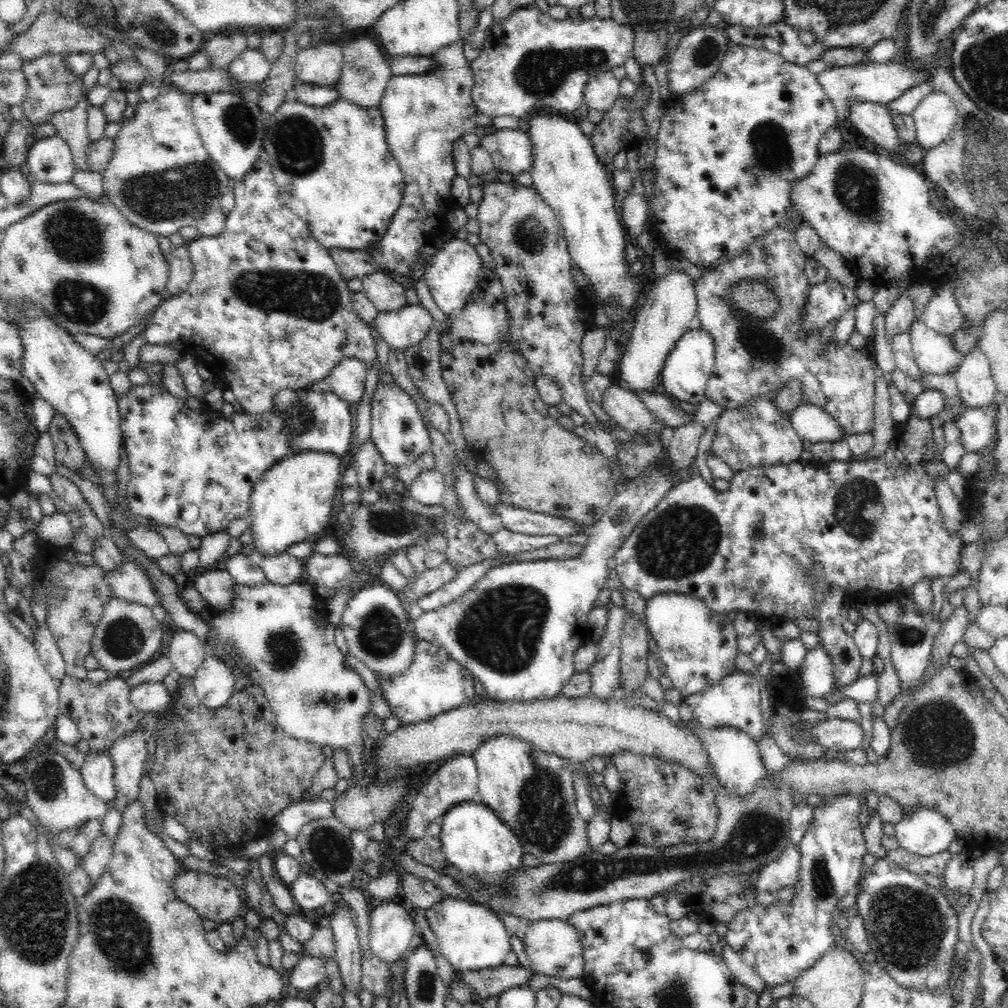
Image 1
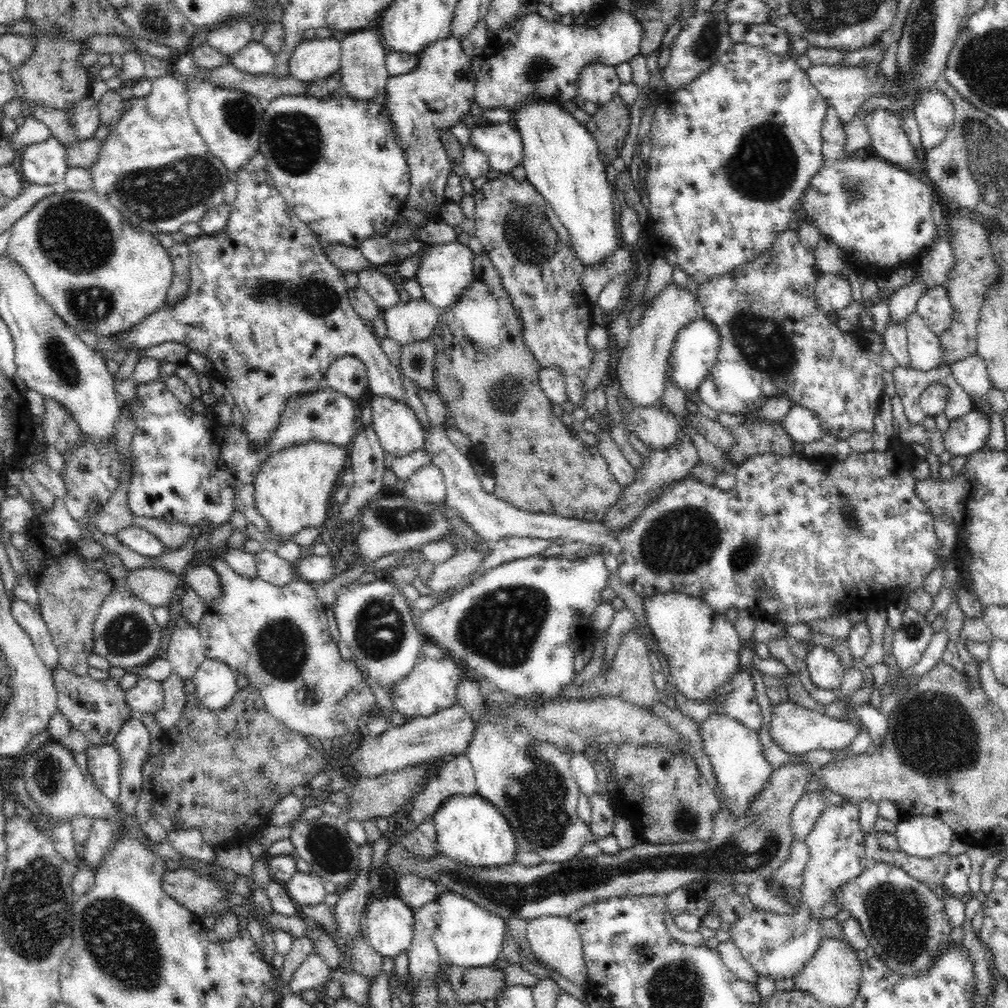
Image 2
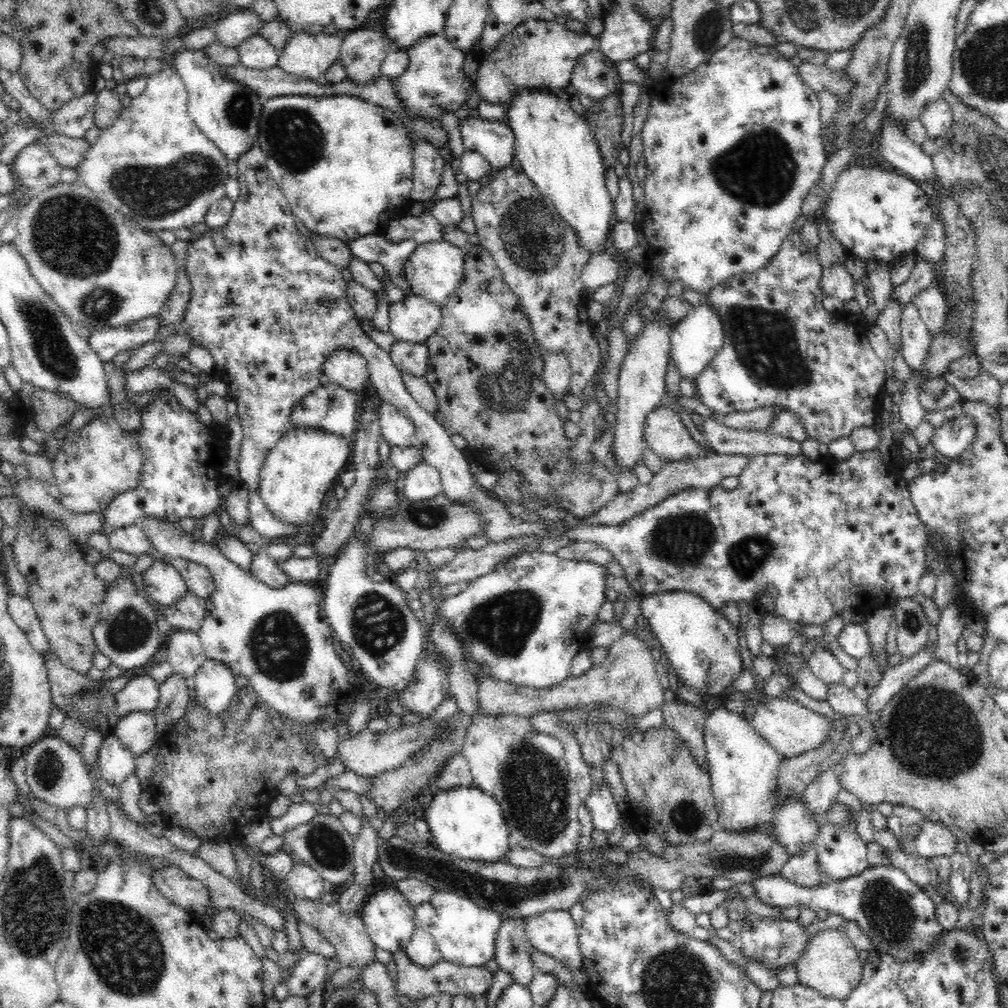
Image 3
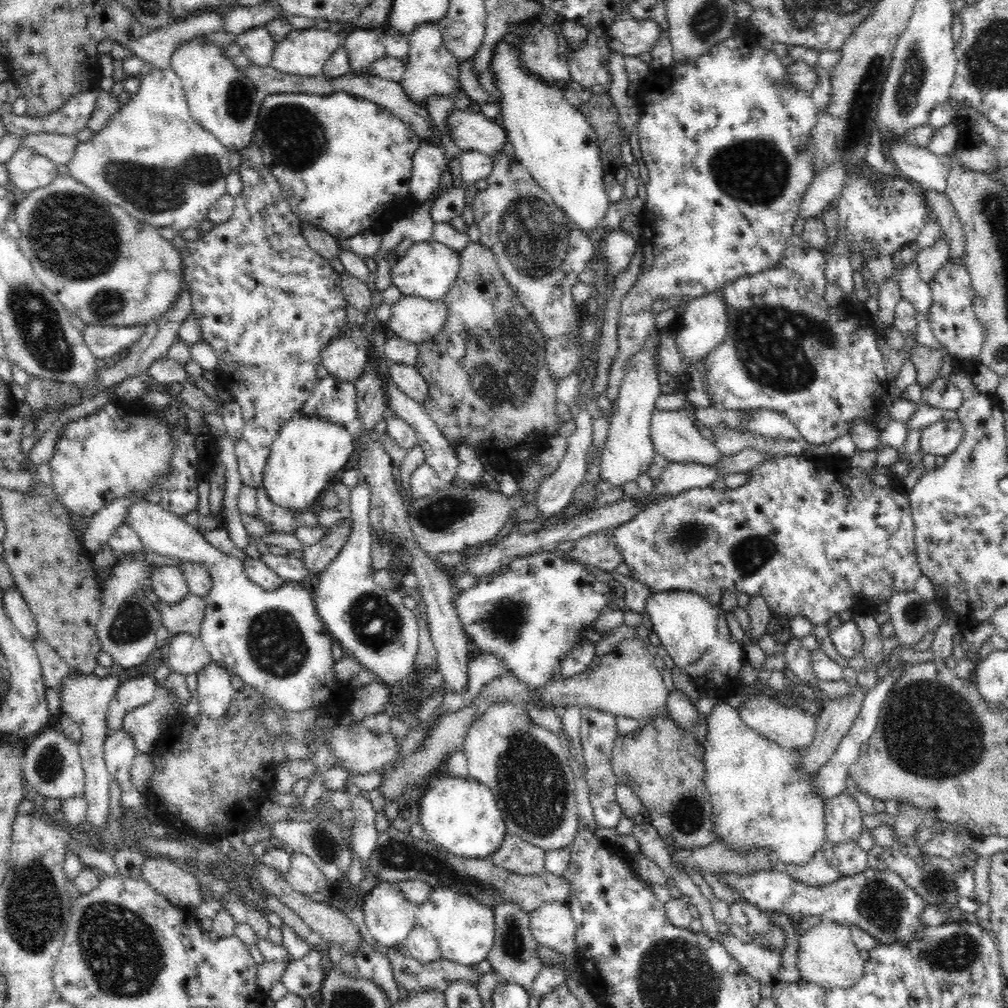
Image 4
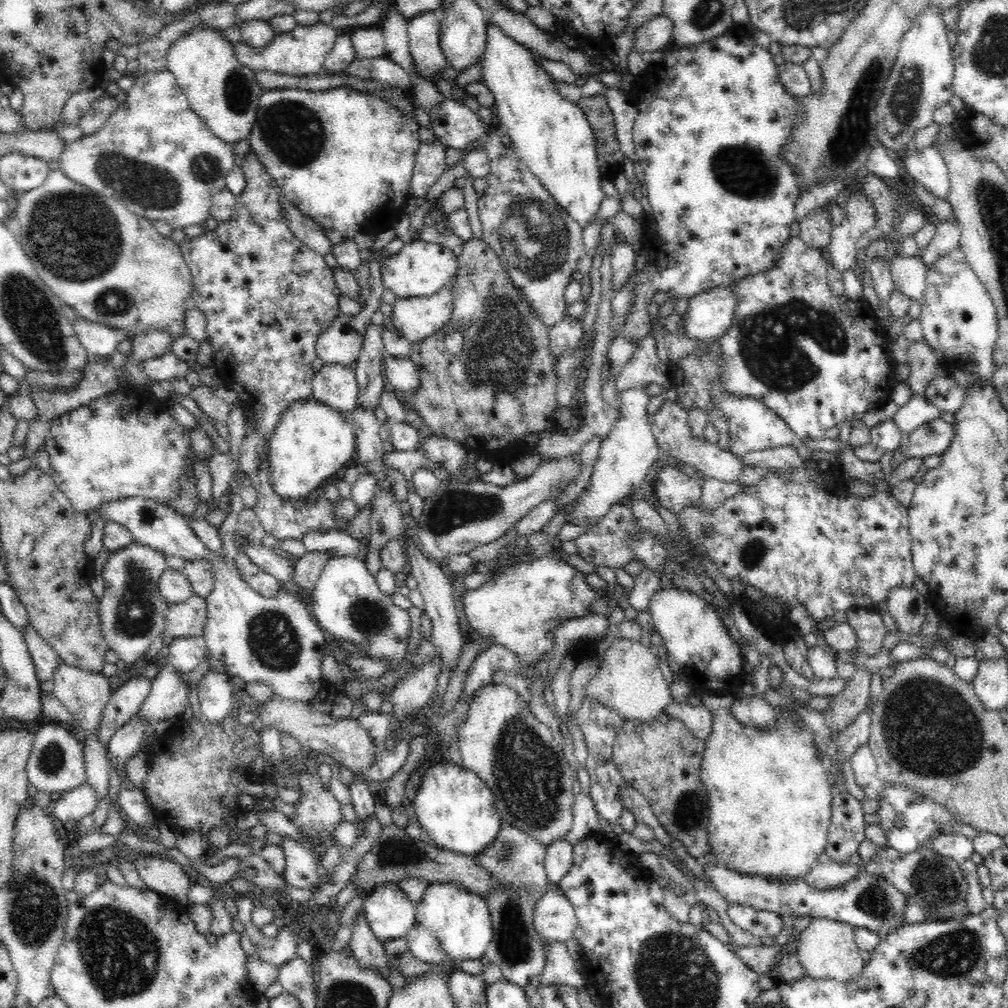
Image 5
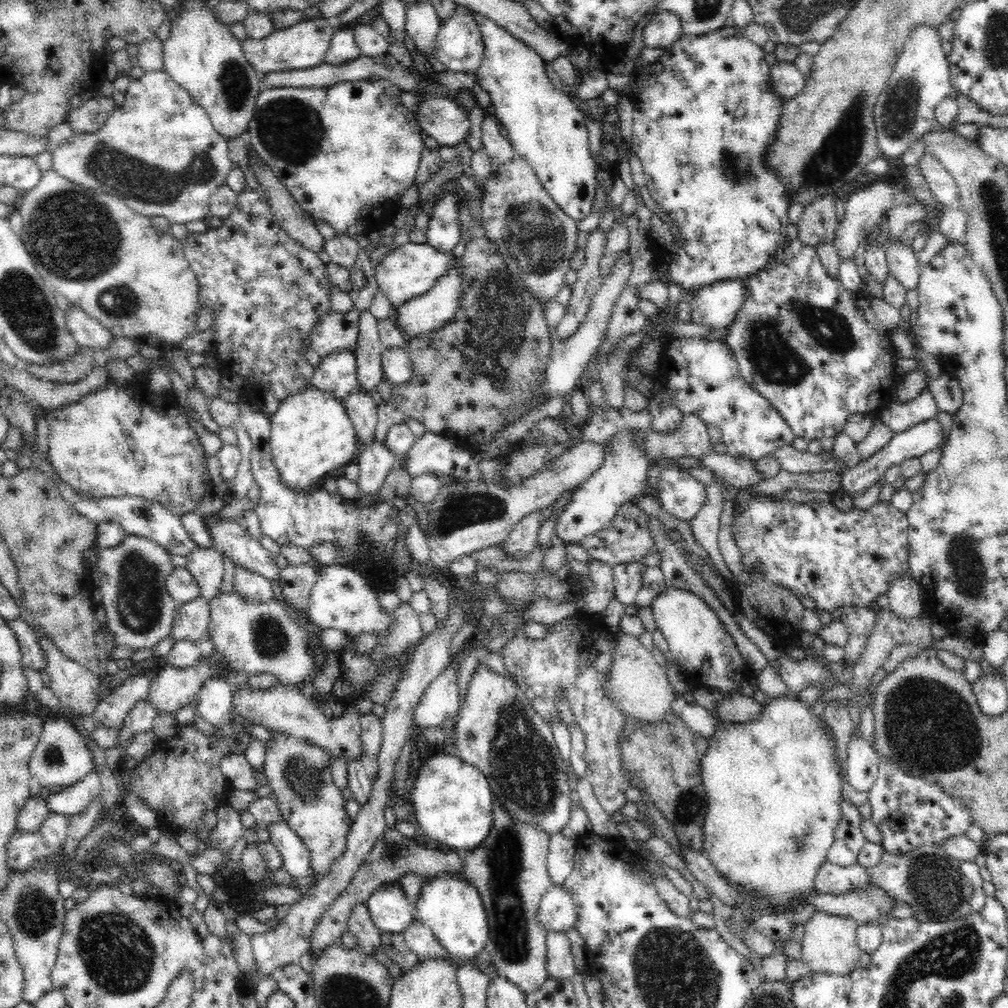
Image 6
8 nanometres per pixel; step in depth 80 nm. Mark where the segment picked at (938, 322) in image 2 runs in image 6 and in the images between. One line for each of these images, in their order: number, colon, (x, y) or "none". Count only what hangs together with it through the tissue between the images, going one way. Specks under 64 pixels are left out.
3: (930, 302)
4: (913, 289)
5: (908, 274)
6: (902, 262)

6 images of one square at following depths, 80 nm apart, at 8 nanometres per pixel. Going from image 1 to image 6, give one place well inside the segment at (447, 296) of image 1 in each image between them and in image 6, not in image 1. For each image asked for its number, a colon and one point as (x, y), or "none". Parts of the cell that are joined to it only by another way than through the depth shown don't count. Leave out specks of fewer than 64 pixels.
2: (444, 271)
3: (434, 271)
4: (428, 269)
5: (420, 269)
6: (408, 271)

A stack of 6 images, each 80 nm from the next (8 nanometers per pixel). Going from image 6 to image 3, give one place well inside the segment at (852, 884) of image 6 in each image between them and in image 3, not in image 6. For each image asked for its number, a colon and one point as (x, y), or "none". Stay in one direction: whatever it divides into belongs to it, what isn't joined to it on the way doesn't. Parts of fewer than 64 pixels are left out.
3: (802, 869)
4: (817, 871)
5: (826, 873)

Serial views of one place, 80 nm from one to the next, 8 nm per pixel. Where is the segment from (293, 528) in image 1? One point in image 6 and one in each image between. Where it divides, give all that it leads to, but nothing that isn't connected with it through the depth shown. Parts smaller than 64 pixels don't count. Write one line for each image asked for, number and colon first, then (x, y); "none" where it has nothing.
2: (292, 489)
3: (297, 472)
4: (309, 451)
5: (312, 441)
6: (311, 434)

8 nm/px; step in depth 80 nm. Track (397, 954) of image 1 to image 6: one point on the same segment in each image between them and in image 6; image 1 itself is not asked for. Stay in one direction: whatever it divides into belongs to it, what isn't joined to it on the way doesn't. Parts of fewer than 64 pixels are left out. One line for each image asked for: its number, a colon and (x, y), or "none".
2: (389, 921)
3: (389, 918)
4: (389, 916)
5: (390, 912)
6: (391, 910)

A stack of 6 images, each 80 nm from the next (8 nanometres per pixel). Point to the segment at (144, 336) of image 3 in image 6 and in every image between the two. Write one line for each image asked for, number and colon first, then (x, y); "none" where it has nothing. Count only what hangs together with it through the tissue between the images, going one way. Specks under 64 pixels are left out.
4: (107, 341)
5: (100, 341)
6: (88, 333)

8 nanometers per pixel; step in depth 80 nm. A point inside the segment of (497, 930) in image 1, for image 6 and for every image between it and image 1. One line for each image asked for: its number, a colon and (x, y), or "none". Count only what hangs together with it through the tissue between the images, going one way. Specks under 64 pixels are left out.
2: (466, 935)
3: (465, 933)
4: (464, 929)
5: (460, 920)
6: (452, 908)

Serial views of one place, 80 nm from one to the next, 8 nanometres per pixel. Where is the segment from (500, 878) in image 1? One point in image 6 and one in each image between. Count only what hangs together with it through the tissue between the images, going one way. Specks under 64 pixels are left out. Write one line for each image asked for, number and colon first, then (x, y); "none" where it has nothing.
2: (470, 830)
3: (465, 822)
4: (461, 816)
5: (456, 809)
6: (452, 800)

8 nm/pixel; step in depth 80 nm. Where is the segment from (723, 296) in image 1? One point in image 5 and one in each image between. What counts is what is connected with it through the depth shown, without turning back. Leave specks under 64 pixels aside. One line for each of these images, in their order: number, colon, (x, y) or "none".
2: (774, 341)
3: (781, 348)
4: (787, 350)
5: (816, 359)

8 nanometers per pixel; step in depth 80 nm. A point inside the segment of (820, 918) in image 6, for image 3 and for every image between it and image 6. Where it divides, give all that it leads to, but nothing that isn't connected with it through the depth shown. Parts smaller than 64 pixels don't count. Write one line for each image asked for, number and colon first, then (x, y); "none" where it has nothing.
3: (830, 964)
4: (827, 955)
5: (827, 949)

